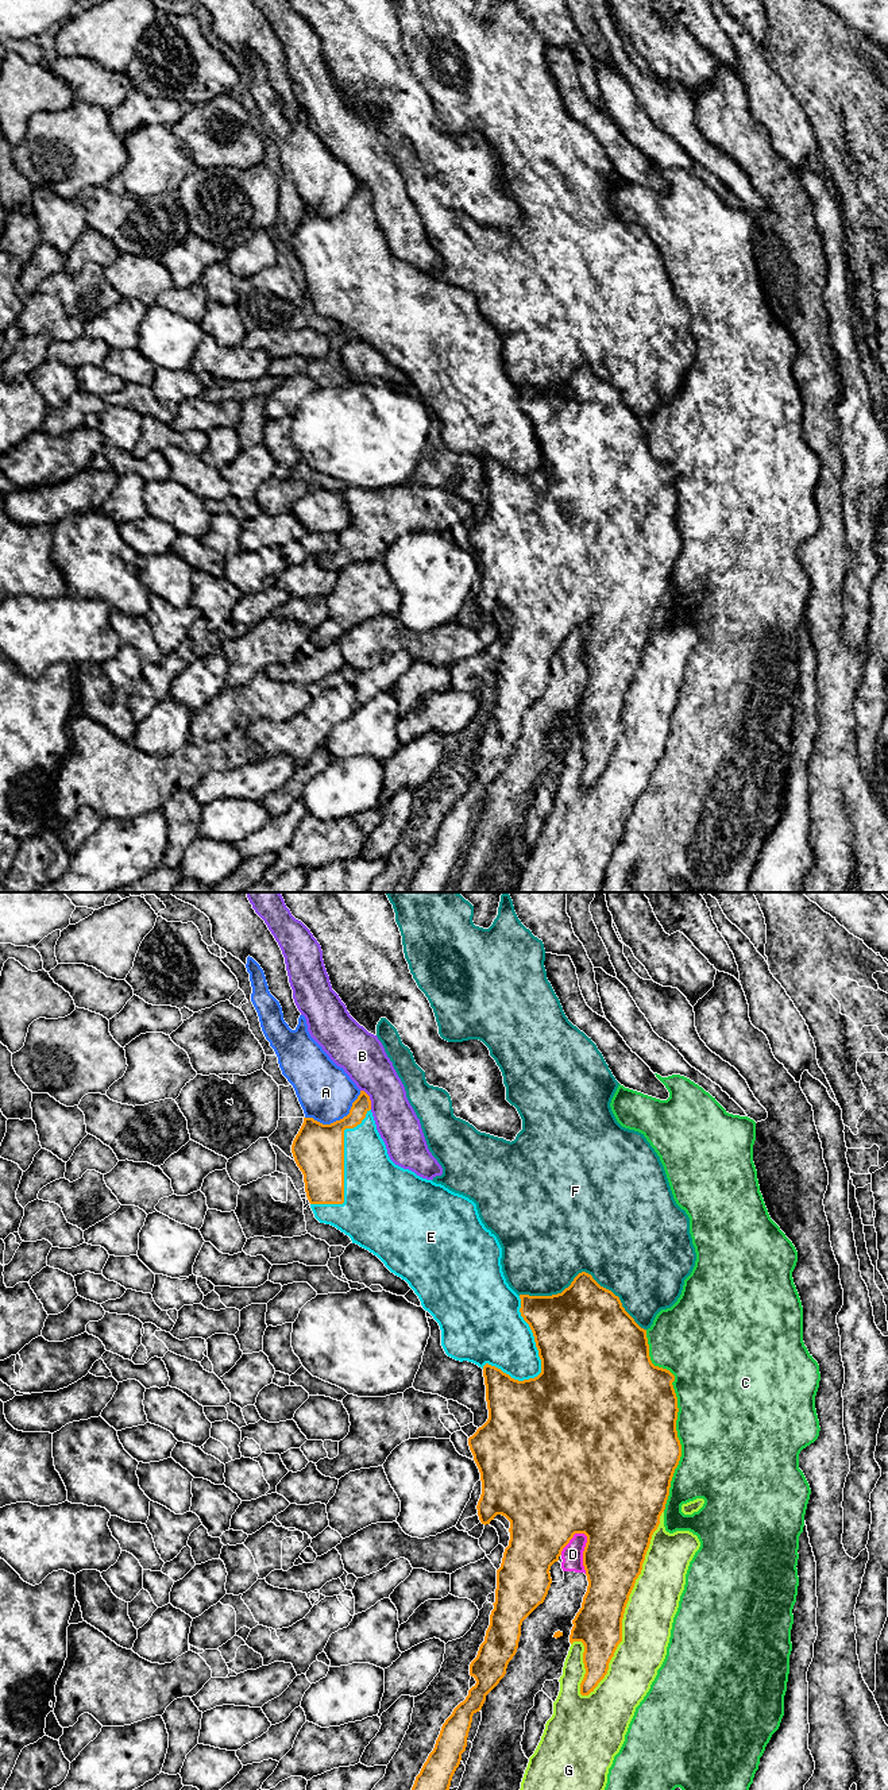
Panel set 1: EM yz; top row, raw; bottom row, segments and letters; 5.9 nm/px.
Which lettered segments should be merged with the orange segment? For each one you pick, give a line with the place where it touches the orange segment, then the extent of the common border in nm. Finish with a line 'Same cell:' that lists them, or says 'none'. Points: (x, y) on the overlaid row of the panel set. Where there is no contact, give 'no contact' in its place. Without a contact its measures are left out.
E: yz (343, 1168) | 700 nm
Same cell: E

